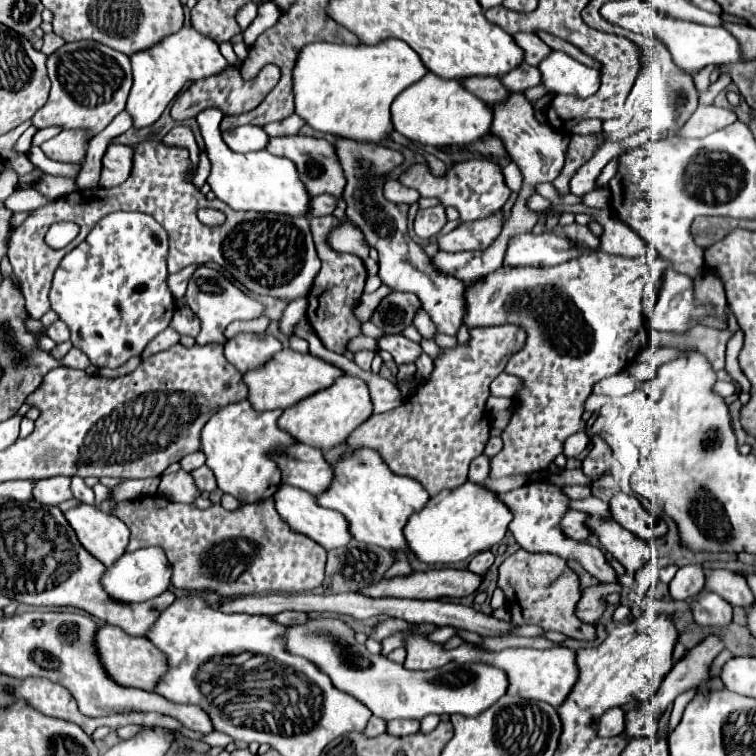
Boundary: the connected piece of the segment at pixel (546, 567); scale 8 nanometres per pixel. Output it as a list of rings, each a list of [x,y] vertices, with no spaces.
[[[515,551],[499,567],[499,587],[505,593],[505,609],[515,625],[539,625],[545,631],[559,631],[575,639],[595,639],[595,627],[575,617],[575,605],[581,597],[579,577],[567,567],[567,561],[551,553]]]

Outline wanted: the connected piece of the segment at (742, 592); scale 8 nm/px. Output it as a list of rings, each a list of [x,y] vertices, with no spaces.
[[[703,569],[703,573],[705,573],[705,589],[715,591],[729,603],[745,607],[747,603],[755,601],[741,575],[729,569]]]

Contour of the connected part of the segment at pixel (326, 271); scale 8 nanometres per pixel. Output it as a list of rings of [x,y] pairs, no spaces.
[[[325,215],[325,217],[311,217],[309,223],[311,223],[313,241],[315,241],[323,267],[321,267],[319,275],[313,279],[313,287],[307,295],[307,301],[309,301],[307,321],[311,323],[317,337],[321,339],[321,343],[327,349],[331,349],[335,353],[345,353],[345,343],[351,337],[359,335],[359,321],[353,315],[353,307],[359,303],[359,297],[363,293],[367,269],[355,253],[341,253],[341,251],[331,249],[327,239],[329,239],[331,231],[343,223],[341,219],[337,219],[335,215]]]

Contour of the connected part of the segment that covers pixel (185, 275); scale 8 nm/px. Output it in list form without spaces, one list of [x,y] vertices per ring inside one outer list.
[[[197,265],[185,267],[185,269],[181,269],[179,273],[173,273],[173,275],[169,275],[169,277],[167,277],[167,287],[169,287],[169,291],[171,291],[173,299],[181,299],[181,297],[185,295],[187,281],[191,279],[191,275],[193,275],[195,267],[197,267]]]

